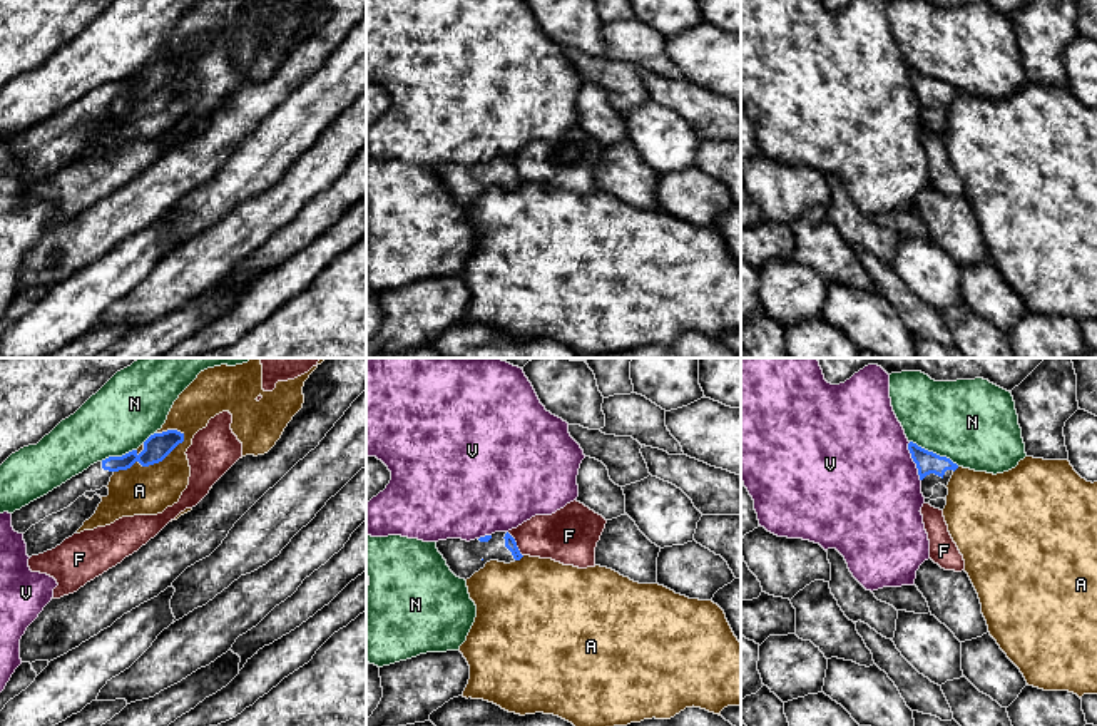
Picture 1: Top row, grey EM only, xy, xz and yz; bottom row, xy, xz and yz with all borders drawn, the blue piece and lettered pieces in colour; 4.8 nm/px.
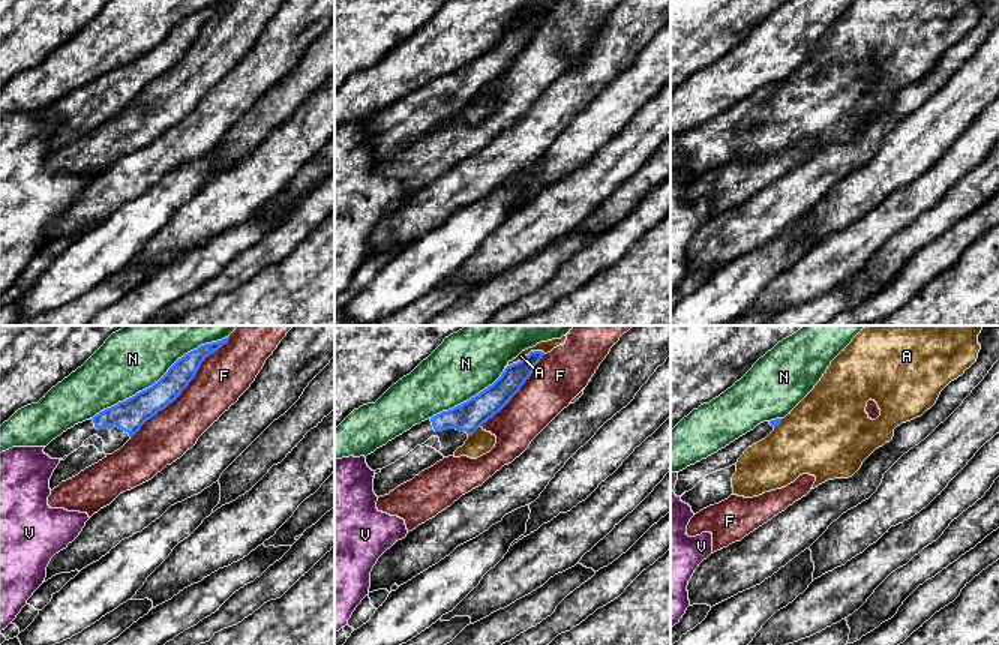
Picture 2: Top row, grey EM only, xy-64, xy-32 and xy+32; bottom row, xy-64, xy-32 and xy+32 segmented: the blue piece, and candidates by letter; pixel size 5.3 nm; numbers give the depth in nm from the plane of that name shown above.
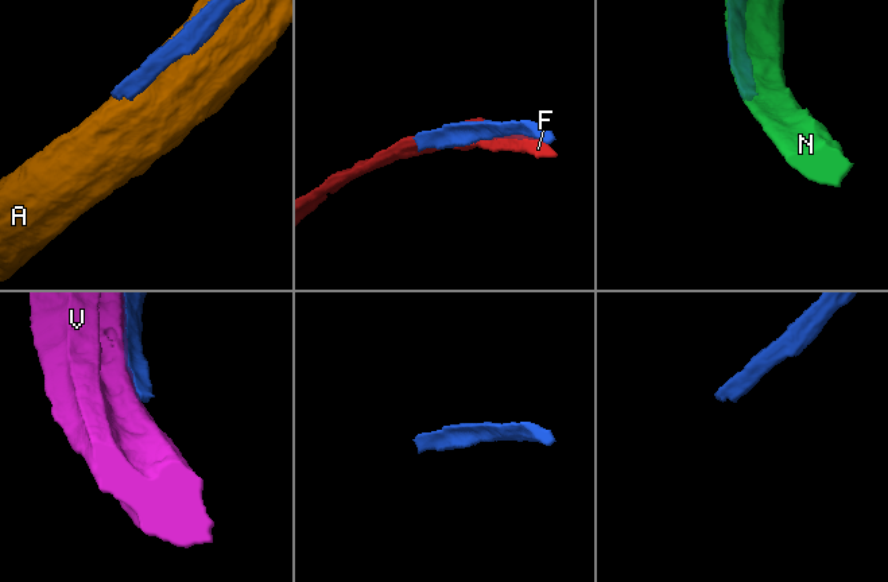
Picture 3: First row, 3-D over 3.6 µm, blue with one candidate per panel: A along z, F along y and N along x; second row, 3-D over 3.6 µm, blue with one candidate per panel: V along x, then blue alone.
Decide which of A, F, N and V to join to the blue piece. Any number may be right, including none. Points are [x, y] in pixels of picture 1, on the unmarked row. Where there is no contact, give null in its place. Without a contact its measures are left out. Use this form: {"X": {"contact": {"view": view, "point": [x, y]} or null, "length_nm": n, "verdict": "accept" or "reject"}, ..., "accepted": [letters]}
{"A": {"contact": {"view": "xy", "point": [151, 89]}, "length_nm": 400, "verdict": "reject"}, "F": {"contact": {"view": "xz", "point": [515, 169]}, "length_nm": 140, "verdict": "reject"}, "N": {"contact": {"view": "yz", "point": [935, 79]}, "length_nm": 260, "verdict": "reject"}, "V": {"contact": {"view": "yz", "point": [913, 86]}, "length_nm": 200, "verdict": "reject"}, "accepted": []}

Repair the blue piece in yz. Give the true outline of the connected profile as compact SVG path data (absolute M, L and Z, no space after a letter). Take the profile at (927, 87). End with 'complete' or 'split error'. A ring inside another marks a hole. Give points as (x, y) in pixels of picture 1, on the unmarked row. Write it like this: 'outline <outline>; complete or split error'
outline M913 67L908 69L908 75L918 94L925 129L943 135L948 120L946 110L958 90L946 82L940 82L918 72Z; split error

